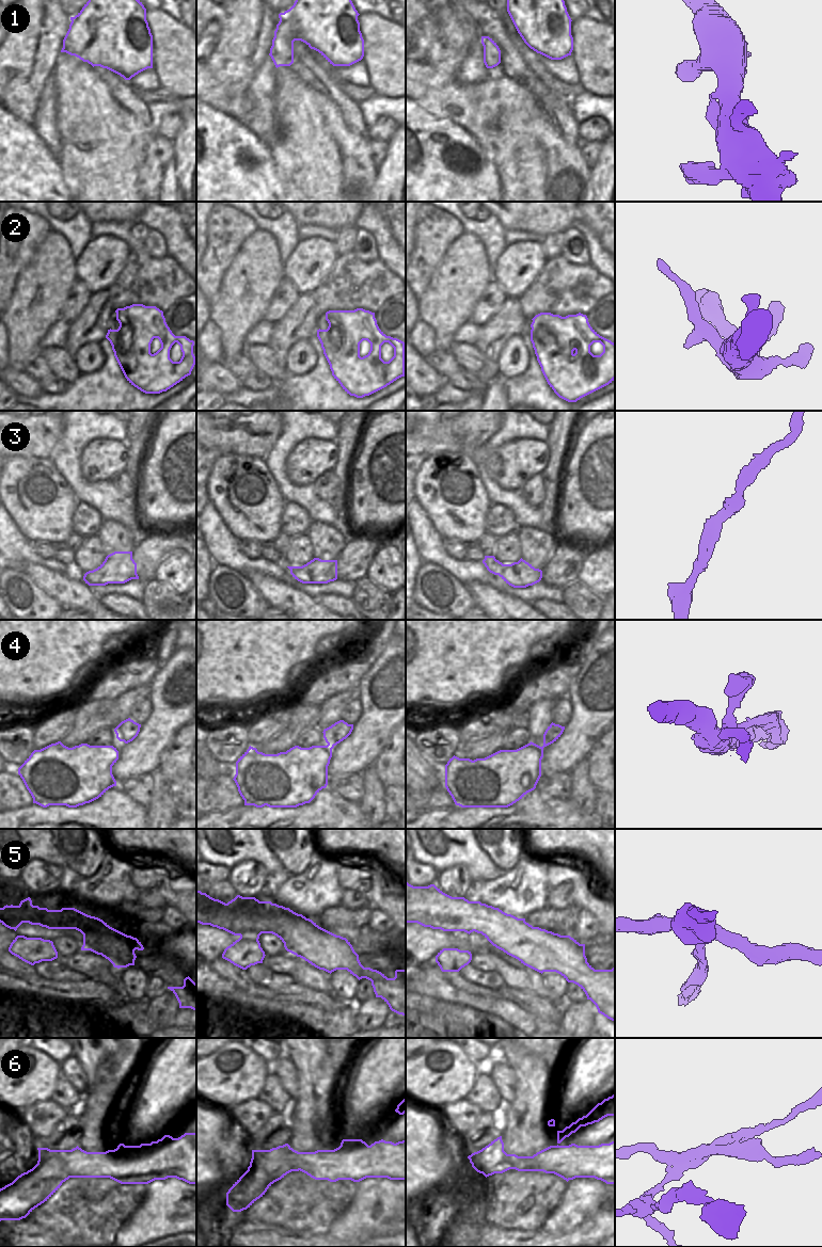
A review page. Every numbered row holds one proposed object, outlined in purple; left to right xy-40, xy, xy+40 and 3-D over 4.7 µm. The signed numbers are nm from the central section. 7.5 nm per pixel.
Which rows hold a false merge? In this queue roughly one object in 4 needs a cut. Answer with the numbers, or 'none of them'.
5, 6

